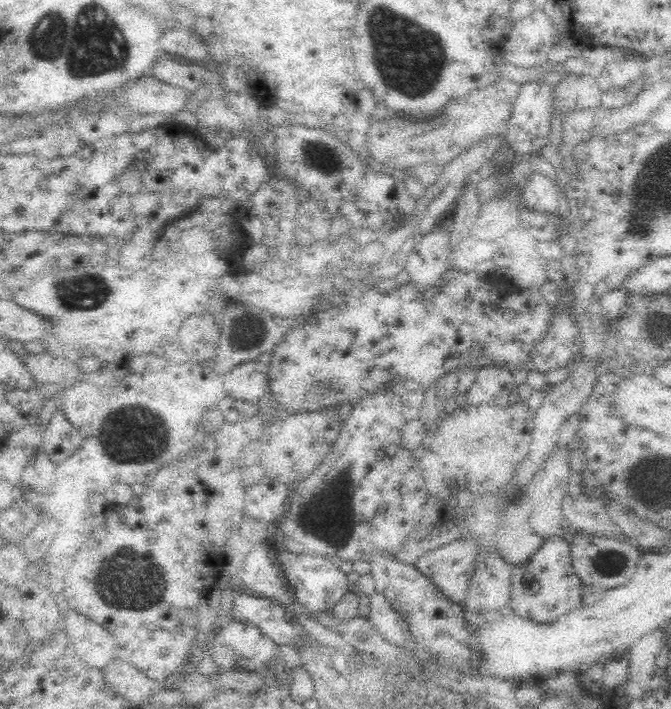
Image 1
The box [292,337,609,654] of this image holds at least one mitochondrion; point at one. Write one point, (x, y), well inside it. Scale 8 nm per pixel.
(329, 516)

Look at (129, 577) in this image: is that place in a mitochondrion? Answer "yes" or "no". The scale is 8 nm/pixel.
yes

